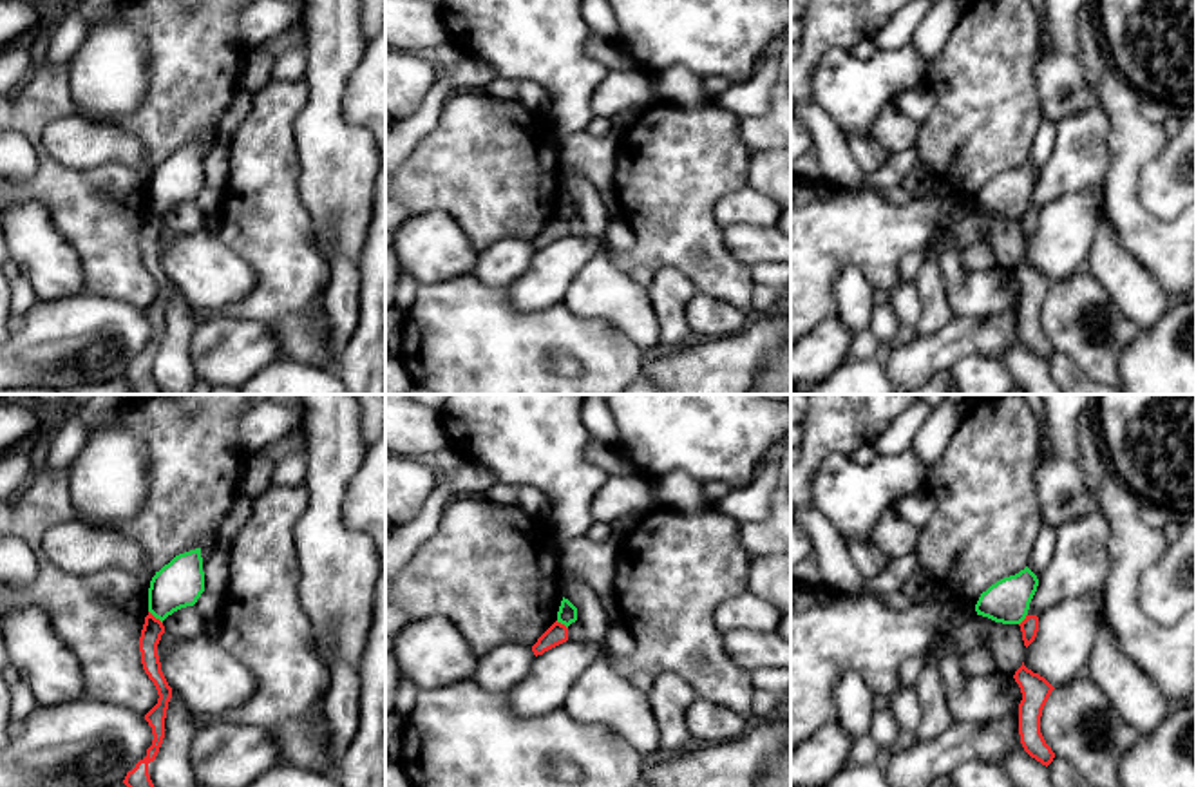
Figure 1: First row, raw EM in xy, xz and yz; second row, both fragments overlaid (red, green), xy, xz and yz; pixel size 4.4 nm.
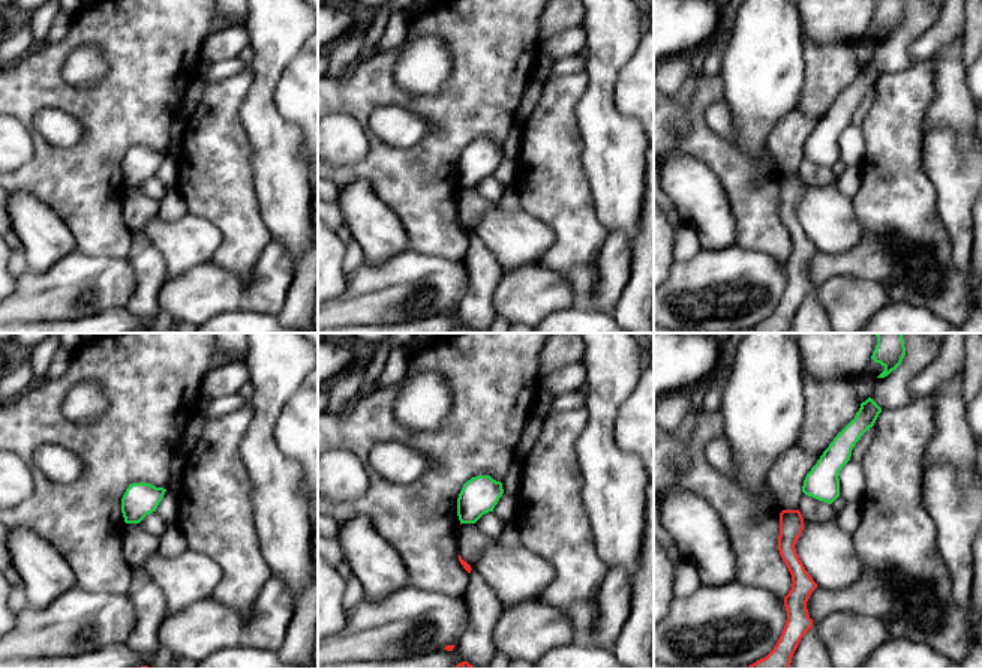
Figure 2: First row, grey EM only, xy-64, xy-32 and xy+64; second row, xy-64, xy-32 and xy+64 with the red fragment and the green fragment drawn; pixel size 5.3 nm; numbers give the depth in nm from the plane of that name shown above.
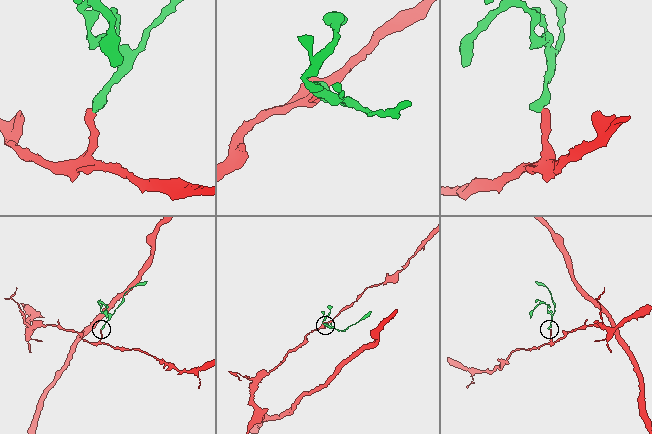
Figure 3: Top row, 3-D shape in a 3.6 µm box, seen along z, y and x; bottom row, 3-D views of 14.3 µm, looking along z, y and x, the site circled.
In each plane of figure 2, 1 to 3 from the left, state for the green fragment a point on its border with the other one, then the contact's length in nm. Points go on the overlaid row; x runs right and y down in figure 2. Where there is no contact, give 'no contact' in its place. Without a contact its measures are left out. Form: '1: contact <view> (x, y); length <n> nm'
1: no contact
2: no contact
3: no contact

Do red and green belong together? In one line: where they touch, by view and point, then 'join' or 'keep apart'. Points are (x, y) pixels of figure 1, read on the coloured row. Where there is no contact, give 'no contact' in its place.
contact xy (154, 617); keep apart

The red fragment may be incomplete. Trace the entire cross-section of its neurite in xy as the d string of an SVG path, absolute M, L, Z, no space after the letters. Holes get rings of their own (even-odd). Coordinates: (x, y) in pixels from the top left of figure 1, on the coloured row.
M150 612L145 617L145 624L139 637L139 651L141 651L141 664L148 678L154 682L157 689L157 704L145 715L145 720L152 727L152 745L147 749L147 756L136 763L132 771L127 773L123 783L127 787L154 787L148 763L156 760L159 747L165 738L165 718L168 702L172 698L172 687L168 686L157 655L157 644L161 635L165 633L165 626L159 619L156 619Z

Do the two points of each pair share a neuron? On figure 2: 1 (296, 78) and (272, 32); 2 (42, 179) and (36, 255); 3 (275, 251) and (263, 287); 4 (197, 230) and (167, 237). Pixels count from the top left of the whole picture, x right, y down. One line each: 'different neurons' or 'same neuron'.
1: different neurons
2: different neurons
3: same neuron
4: same neuron

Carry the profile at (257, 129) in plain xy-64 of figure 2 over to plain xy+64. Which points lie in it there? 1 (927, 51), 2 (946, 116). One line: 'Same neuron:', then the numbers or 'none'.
Same neuron: 2

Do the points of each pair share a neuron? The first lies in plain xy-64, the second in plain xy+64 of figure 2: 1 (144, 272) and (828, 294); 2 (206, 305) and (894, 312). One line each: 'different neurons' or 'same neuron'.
1: different neurons
2: different neurons

